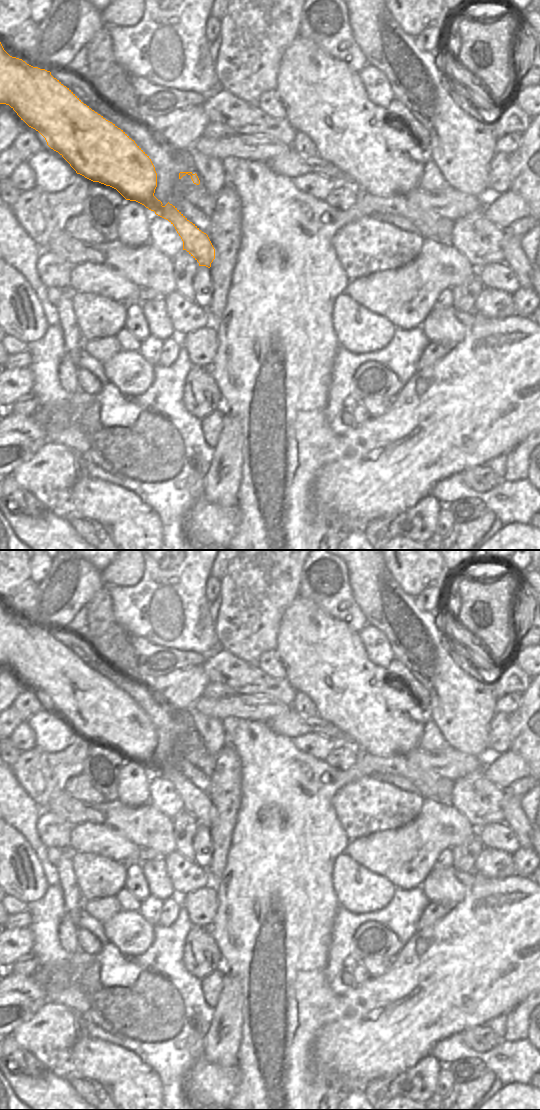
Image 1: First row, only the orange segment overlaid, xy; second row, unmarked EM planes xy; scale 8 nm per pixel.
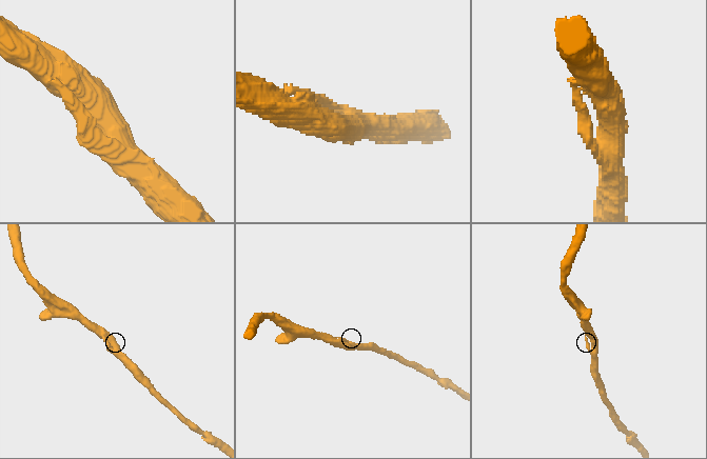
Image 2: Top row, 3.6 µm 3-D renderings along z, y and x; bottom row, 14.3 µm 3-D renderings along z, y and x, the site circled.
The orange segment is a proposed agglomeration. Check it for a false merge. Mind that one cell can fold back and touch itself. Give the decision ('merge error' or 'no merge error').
no merge error

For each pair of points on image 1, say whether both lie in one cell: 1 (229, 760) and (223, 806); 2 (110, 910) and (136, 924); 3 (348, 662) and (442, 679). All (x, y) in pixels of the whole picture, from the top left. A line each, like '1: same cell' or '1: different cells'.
1: same cell
2: different cells
3: different cells

